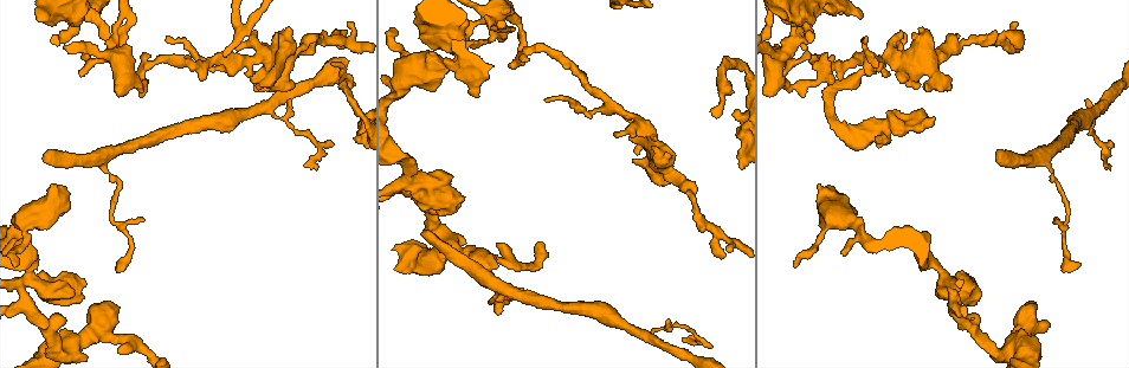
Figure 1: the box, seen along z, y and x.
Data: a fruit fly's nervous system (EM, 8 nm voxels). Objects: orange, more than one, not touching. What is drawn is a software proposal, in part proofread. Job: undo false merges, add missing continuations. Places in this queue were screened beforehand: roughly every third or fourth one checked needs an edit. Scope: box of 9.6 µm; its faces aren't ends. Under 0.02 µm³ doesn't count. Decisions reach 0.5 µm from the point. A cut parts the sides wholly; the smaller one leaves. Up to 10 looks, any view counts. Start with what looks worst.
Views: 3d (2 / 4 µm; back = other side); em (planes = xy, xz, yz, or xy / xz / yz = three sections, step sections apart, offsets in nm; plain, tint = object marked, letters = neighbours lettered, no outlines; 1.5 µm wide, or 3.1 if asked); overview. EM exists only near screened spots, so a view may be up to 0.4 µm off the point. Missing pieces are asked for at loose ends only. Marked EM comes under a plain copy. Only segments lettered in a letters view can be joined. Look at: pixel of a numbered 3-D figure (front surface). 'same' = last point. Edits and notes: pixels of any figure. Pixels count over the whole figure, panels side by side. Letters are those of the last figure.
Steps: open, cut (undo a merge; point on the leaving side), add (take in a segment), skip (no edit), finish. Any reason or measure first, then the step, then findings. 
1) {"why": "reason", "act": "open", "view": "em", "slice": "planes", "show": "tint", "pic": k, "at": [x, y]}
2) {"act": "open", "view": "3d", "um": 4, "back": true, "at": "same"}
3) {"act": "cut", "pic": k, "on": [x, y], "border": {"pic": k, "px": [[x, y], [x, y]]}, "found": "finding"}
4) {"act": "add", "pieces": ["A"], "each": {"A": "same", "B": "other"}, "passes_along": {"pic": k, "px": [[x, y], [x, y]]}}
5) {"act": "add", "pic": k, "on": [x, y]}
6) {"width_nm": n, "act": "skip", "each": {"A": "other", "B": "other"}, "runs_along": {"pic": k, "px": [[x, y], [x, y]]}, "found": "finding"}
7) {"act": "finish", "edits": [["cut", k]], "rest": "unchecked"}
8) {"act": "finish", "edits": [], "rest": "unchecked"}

{"why": "thin end", "act": "open", "view": "3d", "um": 4, "pic": 1, "at": [332, 65]}

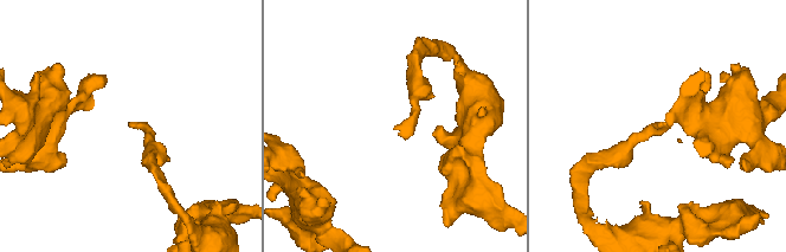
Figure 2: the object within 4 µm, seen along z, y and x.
{"why": "need the tissue", "act": "open", "view": "em", "slice": "planes", "show": "letters", "pic": 2, "at": [661, 122]}

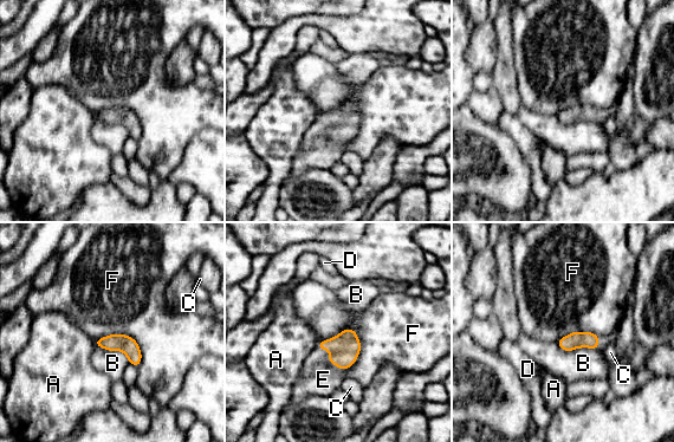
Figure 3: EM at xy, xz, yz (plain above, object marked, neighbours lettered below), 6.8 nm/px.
{"longest_contact_nm": ["F", 300], "act": "add", "pieces": ["E"], "each": {"A": "other", "B": "other", "C": "other", "D": "other", "E": "same", "F": "other"}, "passes_along": {"pic": 3, "px": [[574, 340], [597, 343], [603, 340]]}, "found": "the neuron continues"}

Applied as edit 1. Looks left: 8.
{"why": "redraw", "act": "open", "view": "overview"}

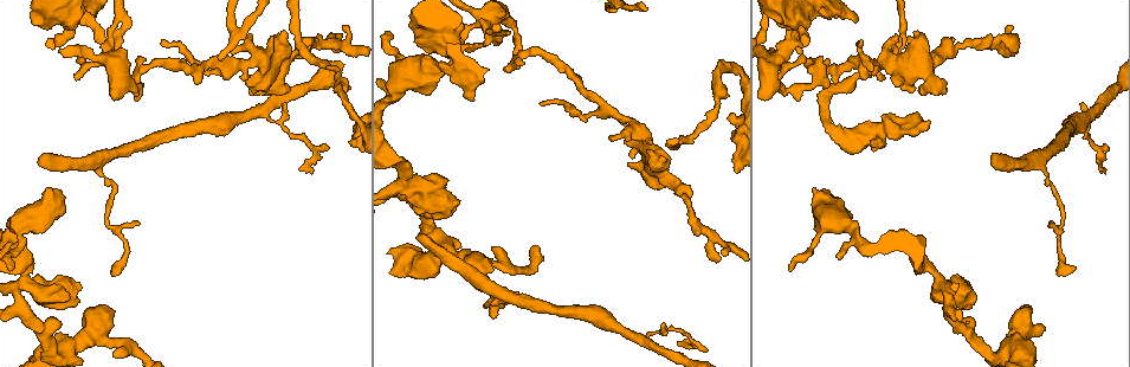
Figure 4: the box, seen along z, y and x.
{"why": "an open end", "act": "open", "view": "em", "slice": "xy", "step": 8, "show": "letters", "pic": 4, "at": [540, 103]}

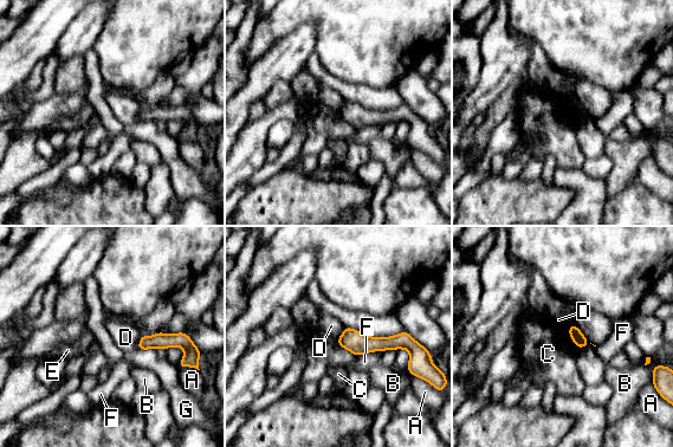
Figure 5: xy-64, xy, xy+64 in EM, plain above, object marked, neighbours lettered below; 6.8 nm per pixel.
{"why": "another direction", "act": "open", "view": "em", "slice": "planes", "show": "letters", "at": "same"}

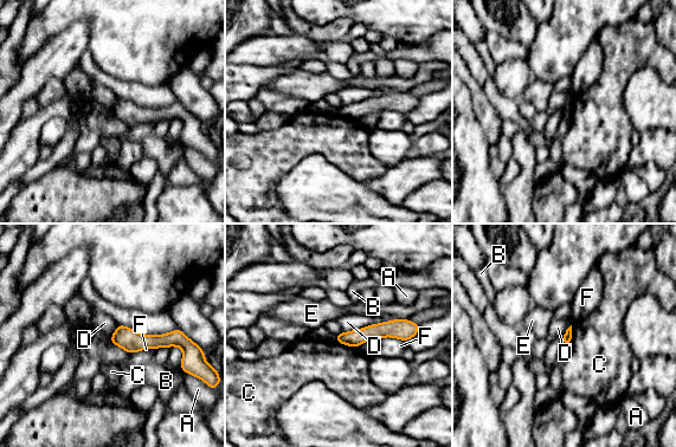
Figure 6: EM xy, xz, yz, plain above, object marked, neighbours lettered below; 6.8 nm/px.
{"longest_contact_nm": ["D", 240], "act": "skip", "each": {"A": "other", "B": "other", "C": "other", "D": "other", "E": "other", "F": "other"}, "border": {"pic": 6, "px": [[373, 323], [341, 332]]}, "found": "none of them fits"}

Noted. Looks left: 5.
{"why": "an open end", "act": "open", "view": "em", "slice": "planes", "show": "letters", "pic": 4, "at": [920, 89]}

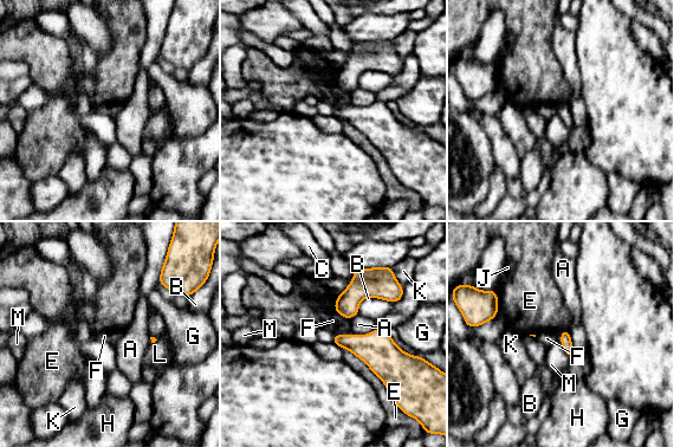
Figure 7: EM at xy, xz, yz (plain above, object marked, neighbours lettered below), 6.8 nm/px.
{"act": "skip", "each": {"A": "other", "B": "other", "C": "other", "E": "other", "F": "other", "G": "other", "H": "other", "J": "other", "K": "other", "L": "other", "M": "other"}, "border": {"pic": 7, "px": [[335, 309], [347, 319]]}, "found": "no lettered segment goes on from it"}

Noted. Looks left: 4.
{"why": "small branch off a trunk", "act": "open", "view": "3d", "um": 4, "back": true, "pic": 4, "at": [784, 87]}

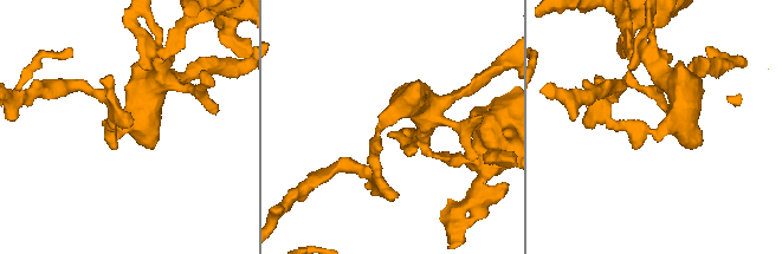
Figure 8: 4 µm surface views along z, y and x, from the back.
{"arms": 3, "act": "open", "view": "em", "slice": "xz", "step": 8, "show": "letters", "pic": 8, "at": [382, 124]}

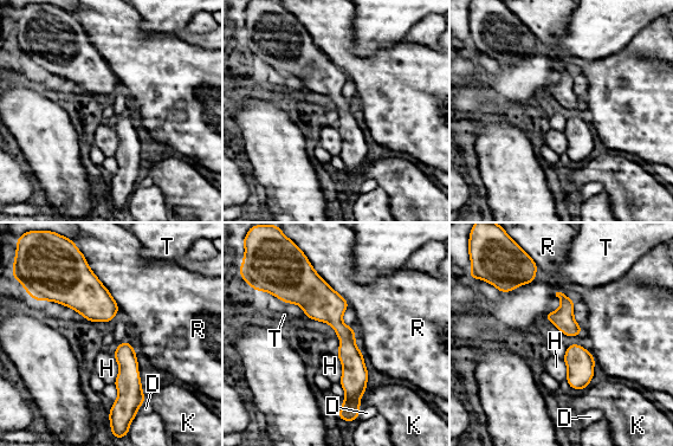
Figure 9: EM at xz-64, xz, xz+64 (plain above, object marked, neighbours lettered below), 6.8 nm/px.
{"act": "skip", "each": {"D": "other", "H": "other", "K": "other", "R": "other", "T": "other"}, "border": {"pic": 9, "px": [[573, 299], [544, 317]]}, "found": "continuous, no second neuron"}

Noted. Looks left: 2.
{"act": "finish", "edits": [["add", 3]], "rest": "unchecked"}

